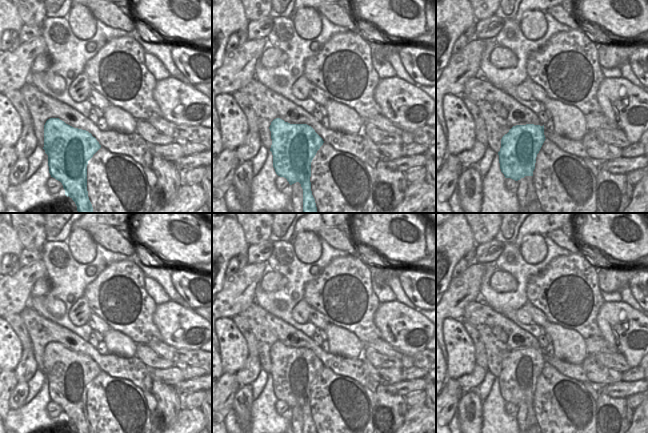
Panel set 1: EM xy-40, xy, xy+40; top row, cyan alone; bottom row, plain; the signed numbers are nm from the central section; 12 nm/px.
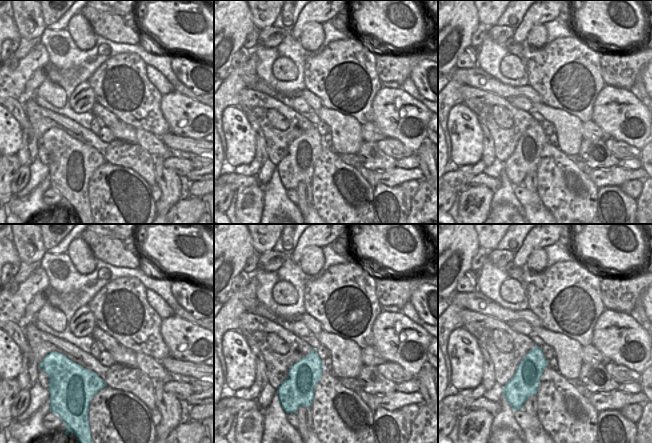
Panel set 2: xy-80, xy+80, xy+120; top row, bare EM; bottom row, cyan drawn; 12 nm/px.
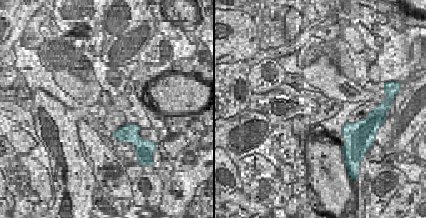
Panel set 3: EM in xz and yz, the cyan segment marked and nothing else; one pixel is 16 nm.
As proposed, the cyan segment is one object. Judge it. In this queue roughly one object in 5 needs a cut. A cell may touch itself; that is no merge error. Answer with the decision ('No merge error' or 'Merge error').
No merge error.

